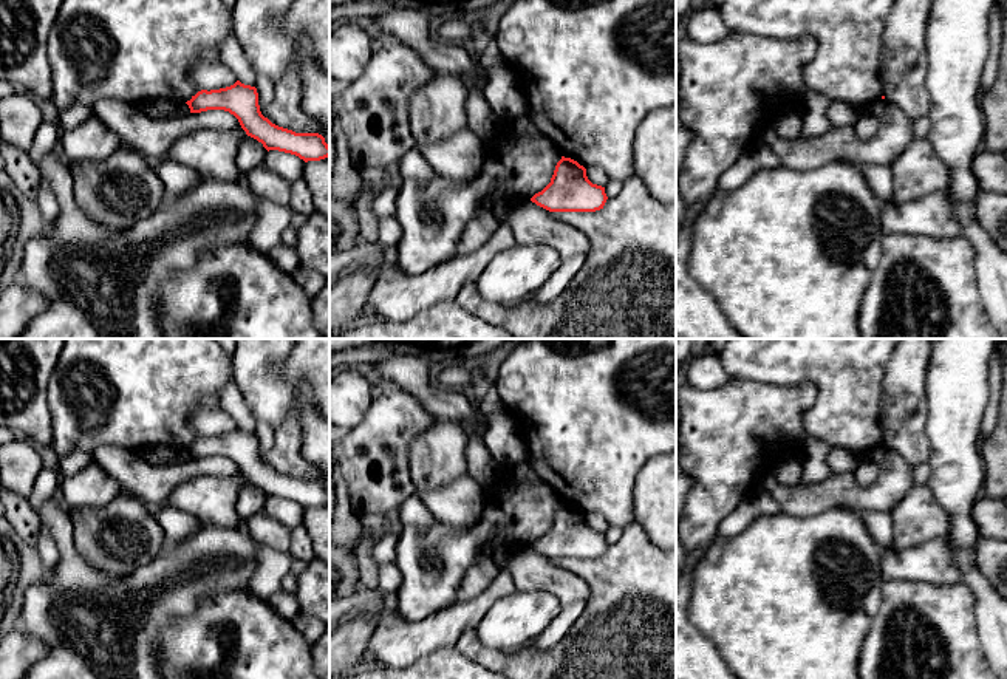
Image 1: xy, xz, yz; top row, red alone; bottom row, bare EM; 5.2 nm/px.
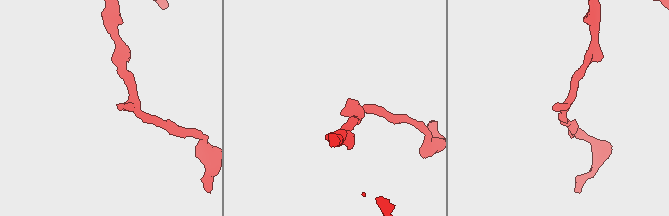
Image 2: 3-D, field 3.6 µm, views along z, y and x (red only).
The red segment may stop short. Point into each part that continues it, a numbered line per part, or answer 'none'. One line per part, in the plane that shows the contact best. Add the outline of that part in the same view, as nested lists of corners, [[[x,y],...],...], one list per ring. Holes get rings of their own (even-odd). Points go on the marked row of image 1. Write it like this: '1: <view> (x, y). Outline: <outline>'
none

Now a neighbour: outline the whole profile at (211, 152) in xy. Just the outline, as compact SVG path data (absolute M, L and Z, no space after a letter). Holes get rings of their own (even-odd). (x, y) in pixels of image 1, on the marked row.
M200 128L181 138L170 147L169 158L198 172L201 176L238 179L235 158L240 141L247 136L238 130Z

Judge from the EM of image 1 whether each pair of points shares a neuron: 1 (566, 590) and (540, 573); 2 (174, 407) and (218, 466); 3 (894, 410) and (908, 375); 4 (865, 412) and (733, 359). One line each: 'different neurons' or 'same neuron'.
1: same neuron
2: different neurons
3: same neuron
4: same neuron

